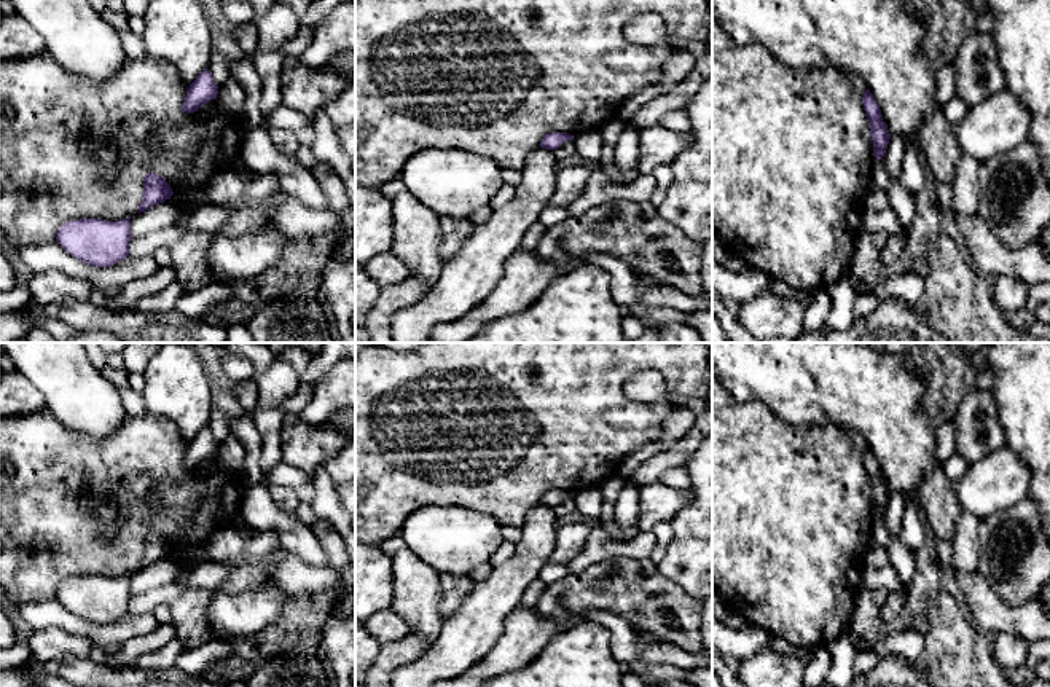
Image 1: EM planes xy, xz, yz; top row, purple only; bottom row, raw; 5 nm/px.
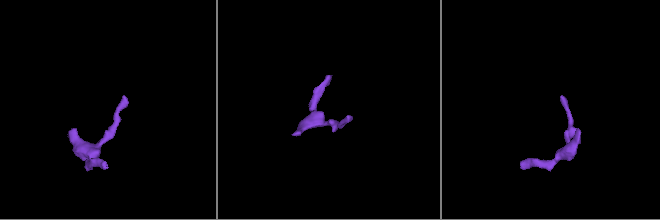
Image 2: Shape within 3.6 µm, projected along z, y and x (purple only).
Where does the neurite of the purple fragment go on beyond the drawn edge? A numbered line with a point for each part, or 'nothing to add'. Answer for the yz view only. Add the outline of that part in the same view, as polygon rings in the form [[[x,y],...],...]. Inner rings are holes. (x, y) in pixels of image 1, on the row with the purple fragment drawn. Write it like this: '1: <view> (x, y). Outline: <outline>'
nothing to add

